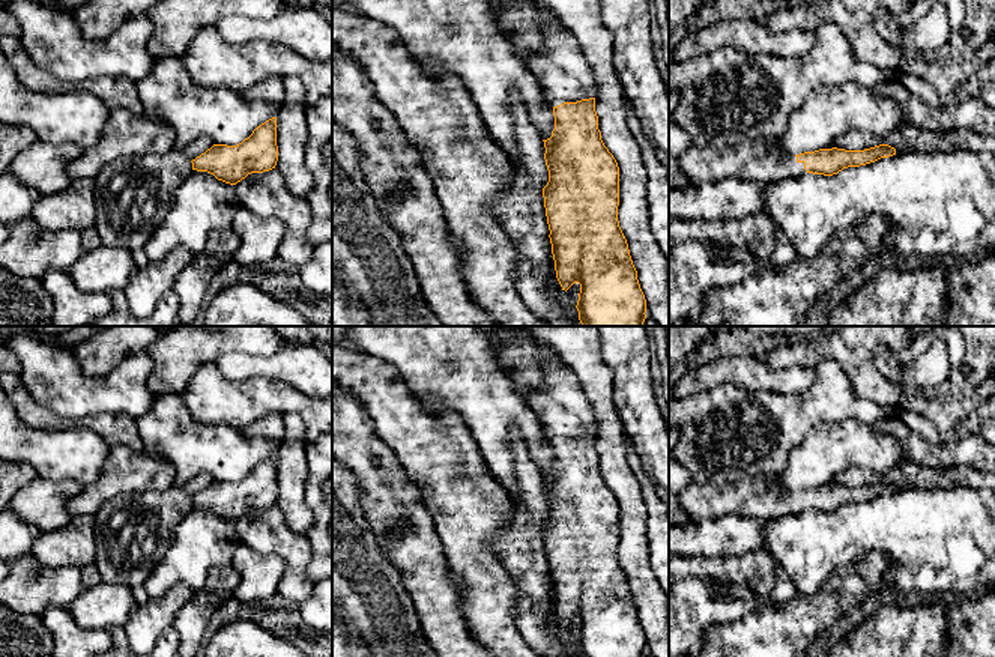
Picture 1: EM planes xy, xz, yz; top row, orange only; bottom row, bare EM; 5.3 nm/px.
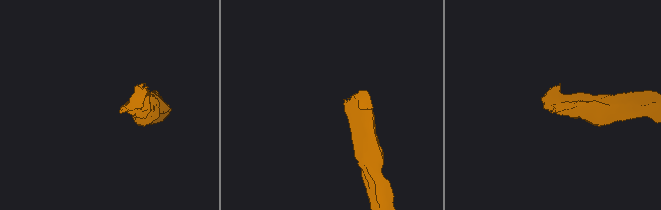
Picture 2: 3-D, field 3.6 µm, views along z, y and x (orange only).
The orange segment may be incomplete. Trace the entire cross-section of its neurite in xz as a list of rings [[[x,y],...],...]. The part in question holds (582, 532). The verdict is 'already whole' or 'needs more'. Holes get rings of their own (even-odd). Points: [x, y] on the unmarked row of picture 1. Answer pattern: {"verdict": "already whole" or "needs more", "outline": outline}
{"verdict": "needs more", "outline": [[[501,326],[504,340],[525,335],[543,350],[546,379],[529,400],[546,439],[553,445],[555,466],[544,478],[549,519],[543,525],[556,615],[562,627],[580,621],[579,657],[645,657],[646,636],[637,616],[627,576],[619,564],[619,504],[604,483],[595,448],[592,409],[576,374],[559,355],[525,326]]]}

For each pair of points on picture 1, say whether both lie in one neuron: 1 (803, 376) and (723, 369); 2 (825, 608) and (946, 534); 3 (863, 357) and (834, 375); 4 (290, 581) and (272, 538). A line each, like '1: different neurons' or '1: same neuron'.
1: same neuron
2: different neurons
3: different neurons
4: same neuron

